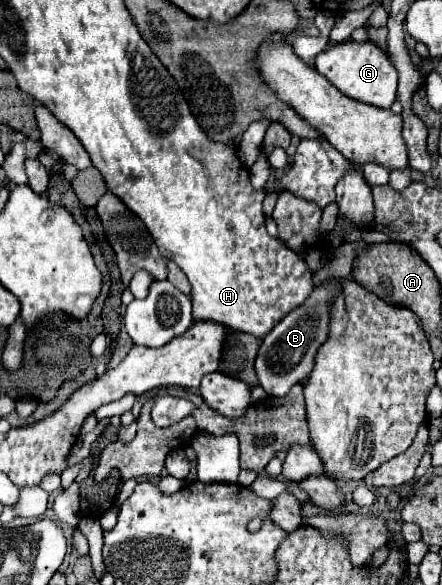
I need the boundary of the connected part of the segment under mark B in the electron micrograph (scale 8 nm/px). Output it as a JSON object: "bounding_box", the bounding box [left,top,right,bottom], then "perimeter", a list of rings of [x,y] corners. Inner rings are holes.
{"bounding_box":[255,279,337,397],"perimeter":[[[335,279],[325,281],[321,287],[317,287],[311,297],[303,303],[303,307],[293,309],[261,343],[257,359],[255,359],[255,373],[259,379],[259,385],[271,395],[271,397],[285,397],[291,385],[301,383],[313,365],[315,349],[325,341],[327,337],[327,325],[329,325],[329,313],[327,303],[331,297],[331,289],[337,287]]]}

